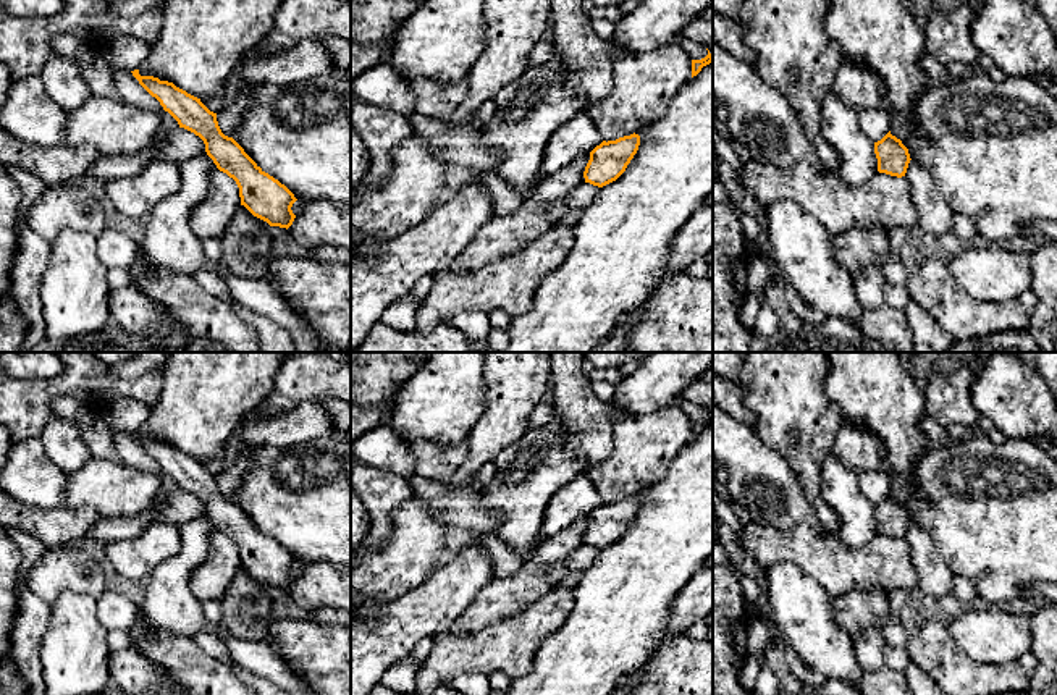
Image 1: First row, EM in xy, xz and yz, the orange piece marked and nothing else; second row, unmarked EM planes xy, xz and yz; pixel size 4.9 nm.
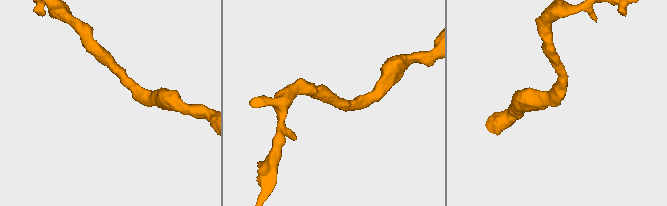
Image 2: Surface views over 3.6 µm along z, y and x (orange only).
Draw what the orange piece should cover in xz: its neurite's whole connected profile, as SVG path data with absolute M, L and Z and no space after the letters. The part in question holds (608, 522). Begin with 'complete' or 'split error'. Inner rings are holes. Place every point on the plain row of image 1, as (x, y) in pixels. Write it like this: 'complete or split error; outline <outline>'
complete; outline M630 496L616 503L603 503L590 514L585 529L585 545L603 550L616 543L627 530L640 508L640 498Z

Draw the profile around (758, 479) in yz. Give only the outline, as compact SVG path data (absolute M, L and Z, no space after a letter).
M713 401L713 464L727 470L727 493L752 517L752 522L771 529L789 530L795 525L810 525L827 535L813 514L813 508L794 475L789 462L769 444L766 444L752 425L747 425L724 412Z

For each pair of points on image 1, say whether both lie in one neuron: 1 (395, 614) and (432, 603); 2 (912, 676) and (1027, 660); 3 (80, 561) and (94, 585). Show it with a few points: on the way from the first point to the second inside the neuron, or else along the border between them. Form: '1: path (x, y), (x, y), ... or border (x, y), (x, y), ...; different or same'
1: path (404, 614), (422, 613); same
2: border (910, 660), (933, 678); different
3: path (81, 568), (89, 579); same

